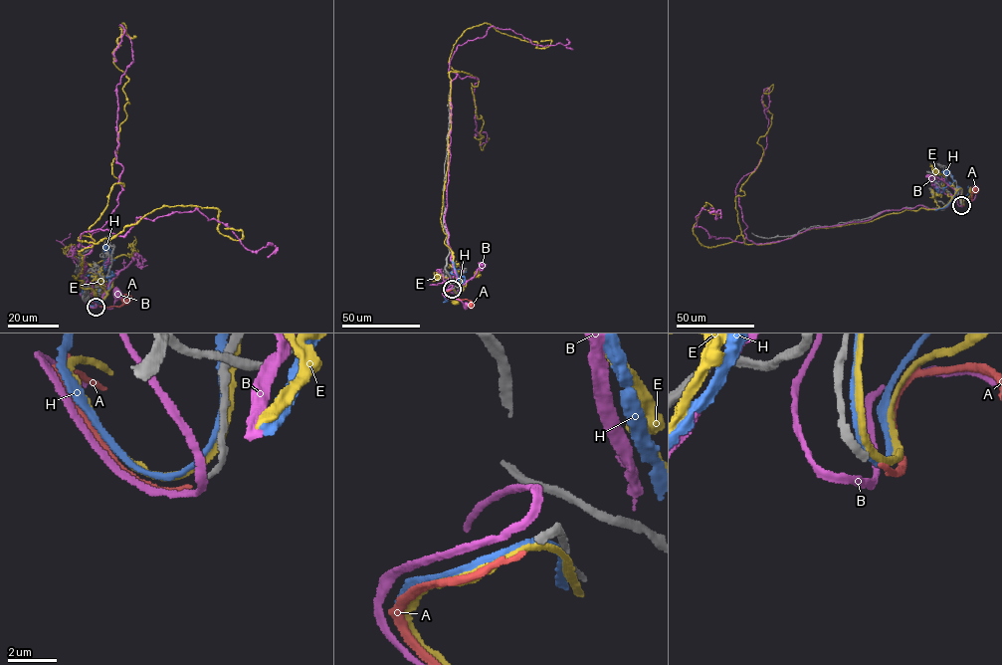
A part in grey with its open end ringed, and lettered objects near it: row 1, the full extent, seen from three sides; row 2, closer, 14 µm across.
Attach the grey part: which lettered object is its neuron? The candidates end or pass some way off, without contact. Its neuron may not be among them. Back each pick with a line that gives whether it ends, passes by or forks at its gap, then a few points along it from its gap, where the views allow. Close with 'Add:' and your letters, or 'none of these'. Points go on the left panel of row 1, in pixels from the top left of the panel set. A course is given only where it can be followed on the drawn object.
A: It ends there. Its course: (96, 307), (90, 306), (82, 295), (101, 307), (120, 307), (126, 302), (125, 296)
Add: A

